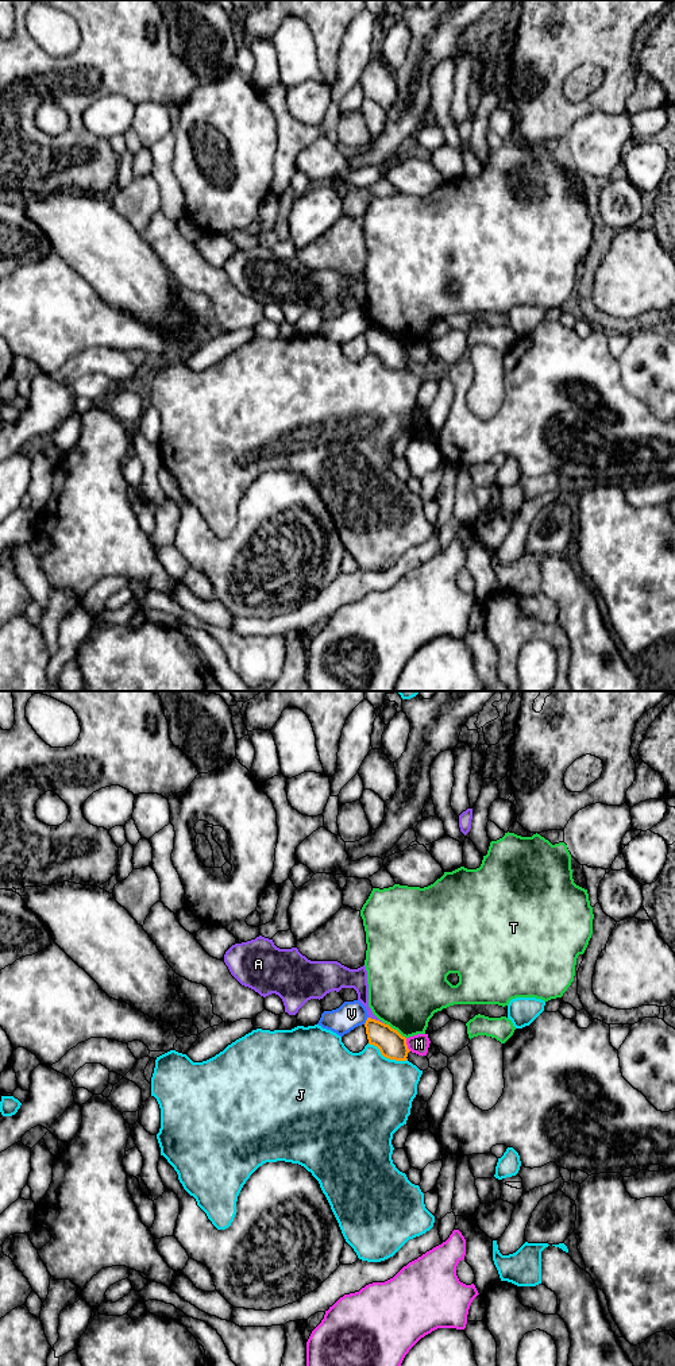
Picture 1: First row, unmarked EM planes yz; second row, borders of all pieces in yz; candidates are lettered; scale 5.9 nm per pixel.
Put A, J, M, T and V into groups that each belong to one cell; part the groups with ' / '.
A / J / M / T / V

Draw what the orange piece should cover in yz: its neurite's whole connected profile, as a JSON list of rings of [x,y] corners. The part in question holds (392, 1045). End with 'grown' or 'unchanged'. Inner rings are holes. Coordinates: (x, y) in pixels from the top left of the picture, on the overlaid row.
[[[367,1018],[364,1027],[369,1043],[377,1046],[383,1057],[396,1061],[408,1060],[410,1050],[408,1049],[406,1038],[397,1030],[371,1018]]]; unchanged

